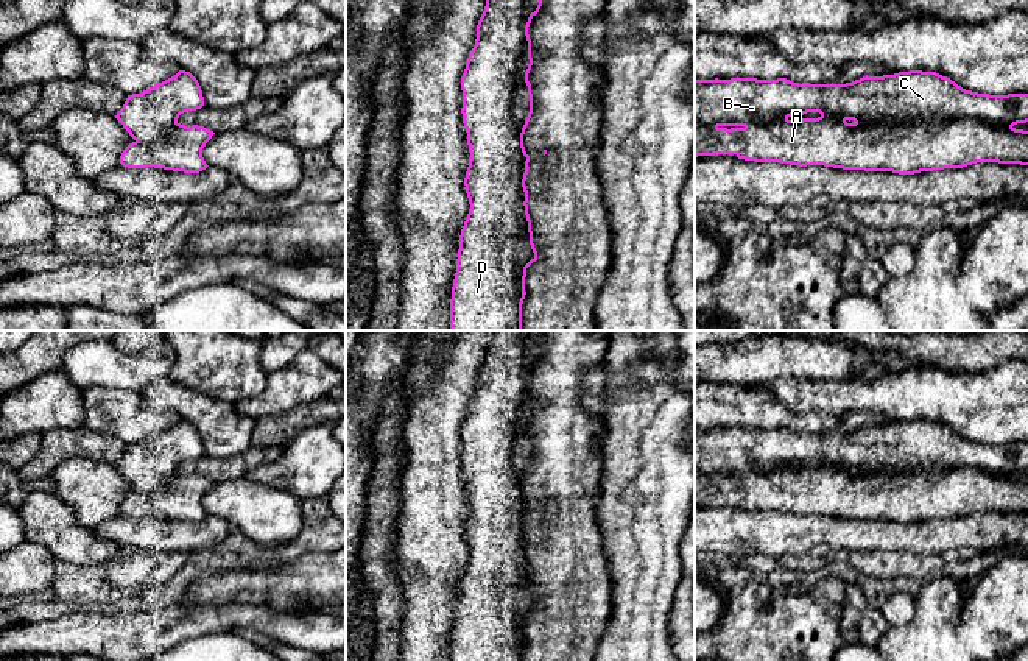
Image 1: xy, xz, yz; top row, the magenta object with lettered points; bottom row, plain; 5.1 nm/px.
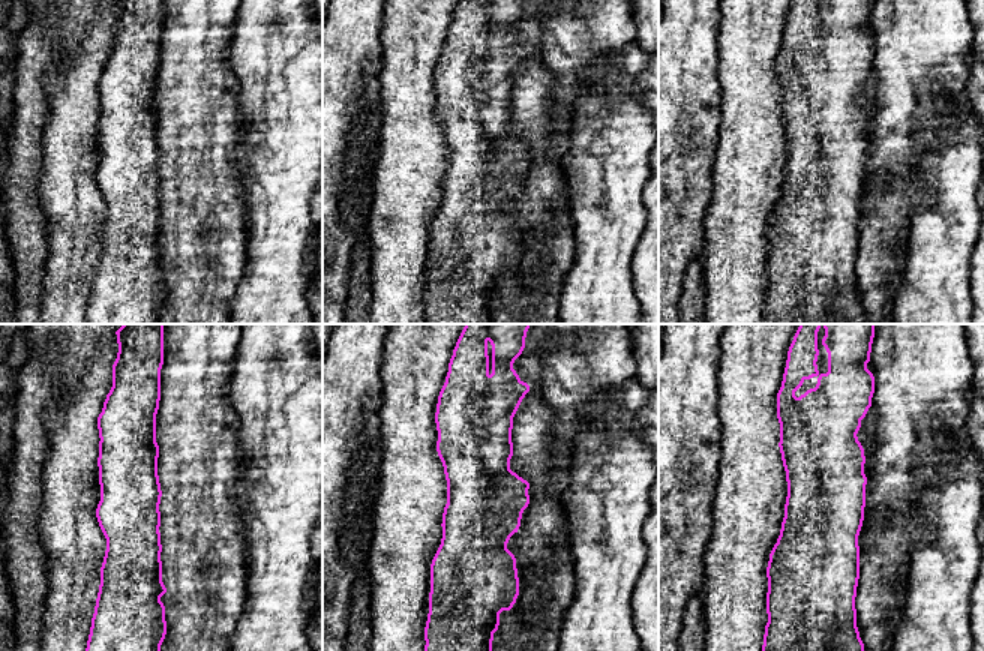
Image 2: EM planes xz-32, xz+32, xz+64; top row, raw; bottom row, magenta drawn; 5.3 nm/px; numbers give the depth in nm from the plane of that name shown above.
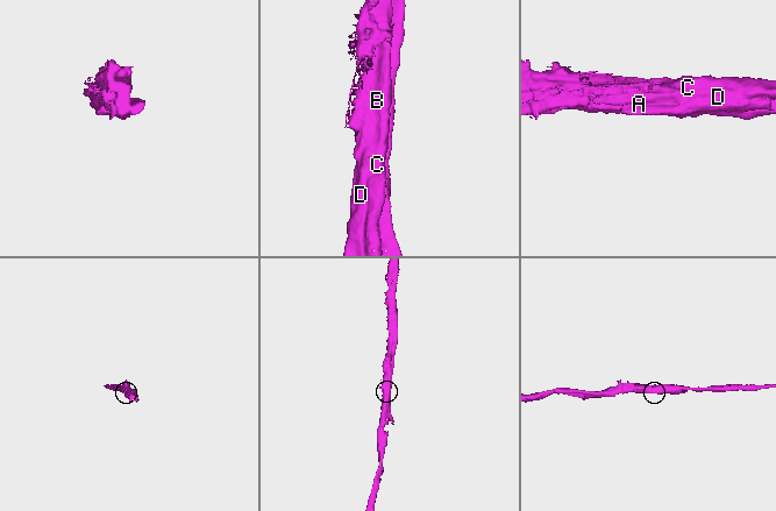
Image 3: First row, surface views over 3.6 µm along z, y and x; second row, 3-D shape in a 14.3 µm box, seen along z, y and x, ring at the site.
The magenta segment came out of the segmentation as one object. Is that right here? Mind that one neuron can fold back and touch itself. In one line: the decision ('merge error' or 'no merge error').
merge error

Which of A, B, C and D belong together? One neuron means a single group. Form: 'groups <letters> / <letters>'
groups A / B C D

